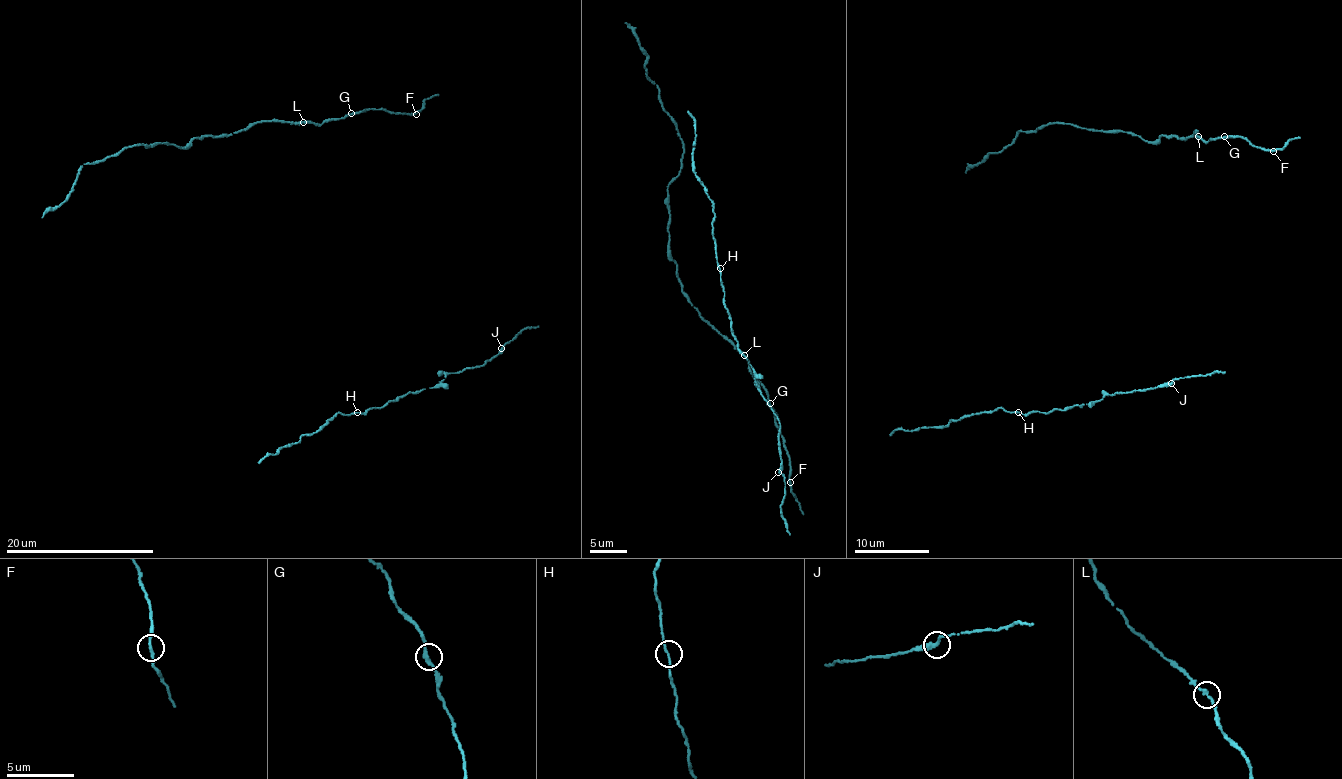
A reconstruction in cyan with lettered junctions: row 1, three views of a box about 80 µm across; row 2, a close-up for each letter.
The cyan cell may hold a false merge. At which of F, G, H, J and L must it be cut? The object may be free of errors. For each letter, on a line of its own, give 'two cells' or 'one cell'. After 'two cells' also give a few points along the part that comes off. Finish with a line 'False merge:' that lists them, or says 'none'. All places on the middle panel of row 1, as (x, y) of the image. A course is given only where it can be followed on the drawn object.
F: one cell
G: one cell
H: one cell
J: one cell
L: one cell
False merge: none

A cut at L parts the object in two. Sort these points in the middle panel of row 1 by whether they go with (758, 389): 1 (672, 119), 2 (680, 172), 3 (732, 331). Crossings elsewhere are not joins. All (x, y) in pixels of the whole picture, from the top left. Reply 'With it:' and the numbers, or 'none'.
With it: 3

